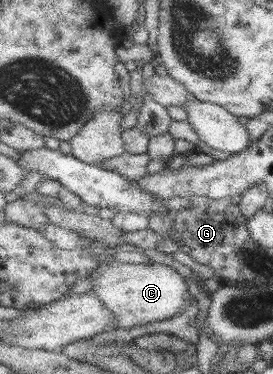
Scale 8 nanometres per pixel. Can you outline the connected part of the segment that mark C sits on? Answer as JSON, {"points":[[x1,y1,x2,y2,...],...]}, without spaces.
{"points":[[122,259,112,264,102,264,89,276,93,280,91,293,103,302,103,305,115,316,116,328,150,327,160,320,171,318,182,312,188,304,188,285,174,268,155,263,144,262,129,264]]}

